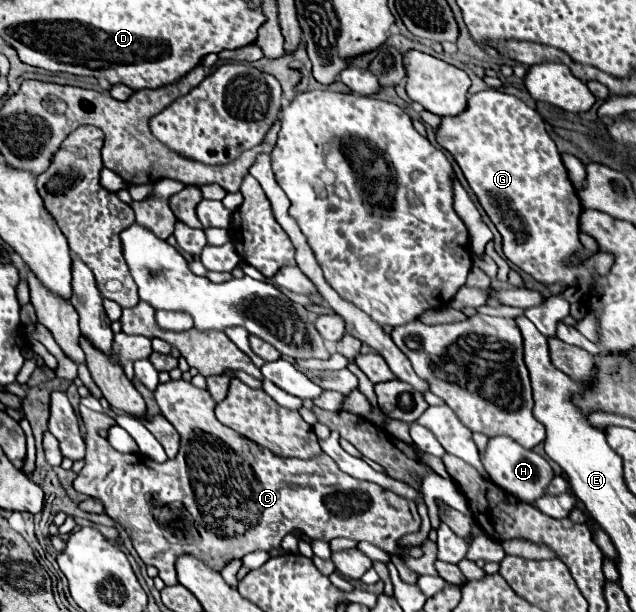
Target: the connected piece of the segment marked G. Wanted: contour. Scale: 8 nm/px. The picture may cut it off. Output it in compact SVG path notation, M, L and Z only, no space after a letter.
M488 88L484 92L470 96L470 102L462 114L442 118L440 126L436 128L436 142L442 148L446 148L462 168L484 212L490 216L490 220L502 234L504 256L514 266L528 272L534 280L542 284L564 284L578 288L592 284L596 276L604 276L604 272L612 268L612 260L614 260L612 252L600 252L600 250L596 250L578 264L572 262L574 254L584 250L580 242L580 224L578 224L584 208L562 164L556 144L548 136L544 120L534 108L530 108L516 96Z

